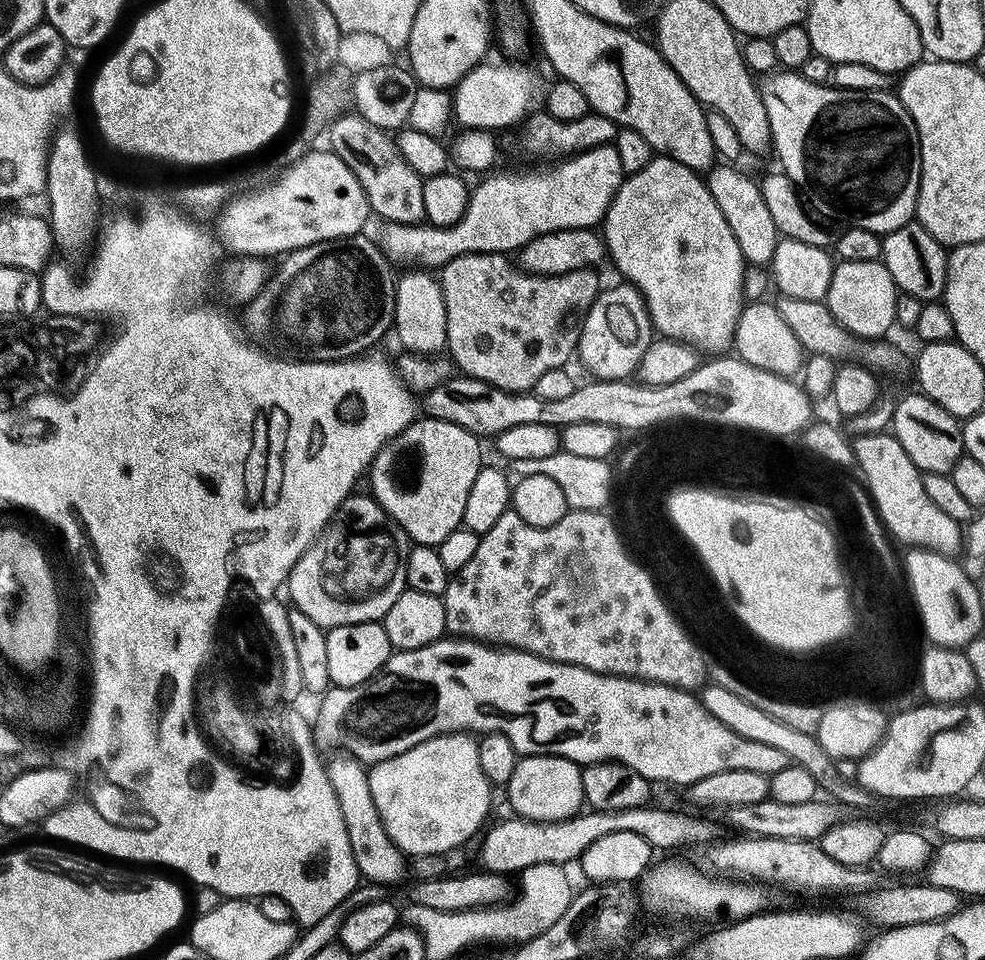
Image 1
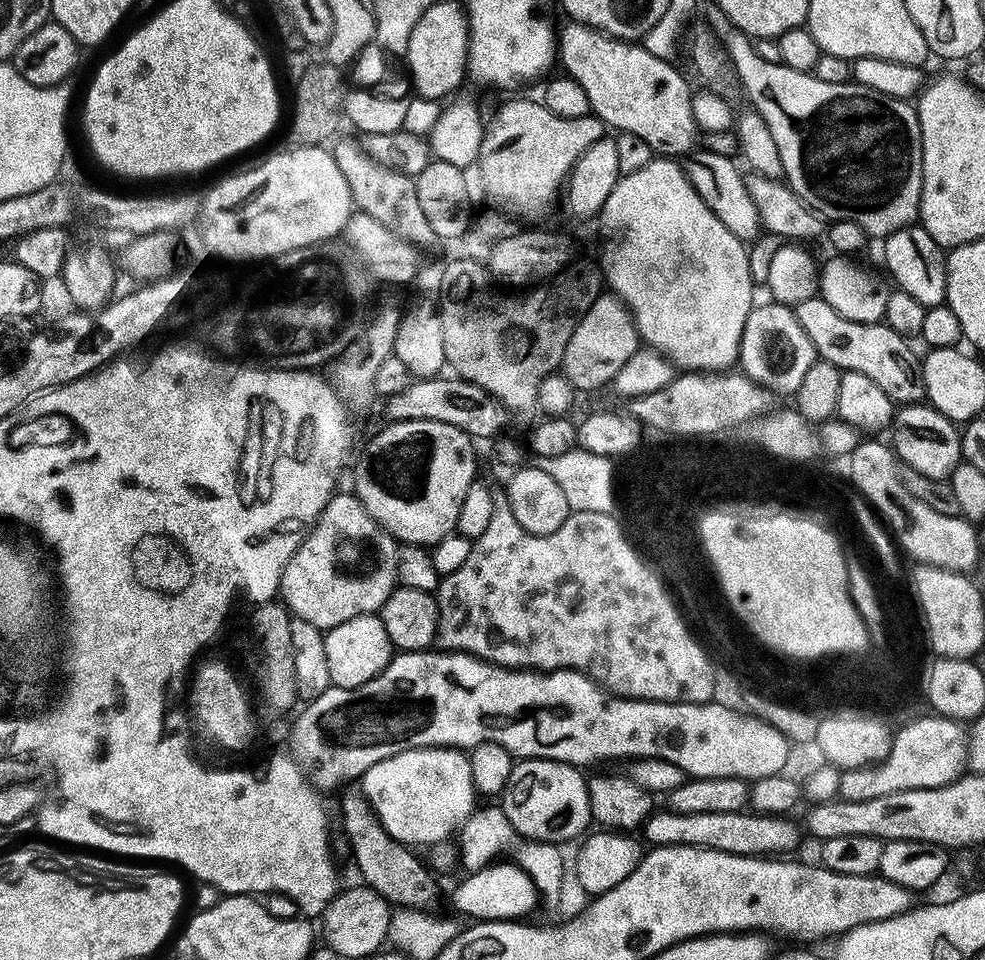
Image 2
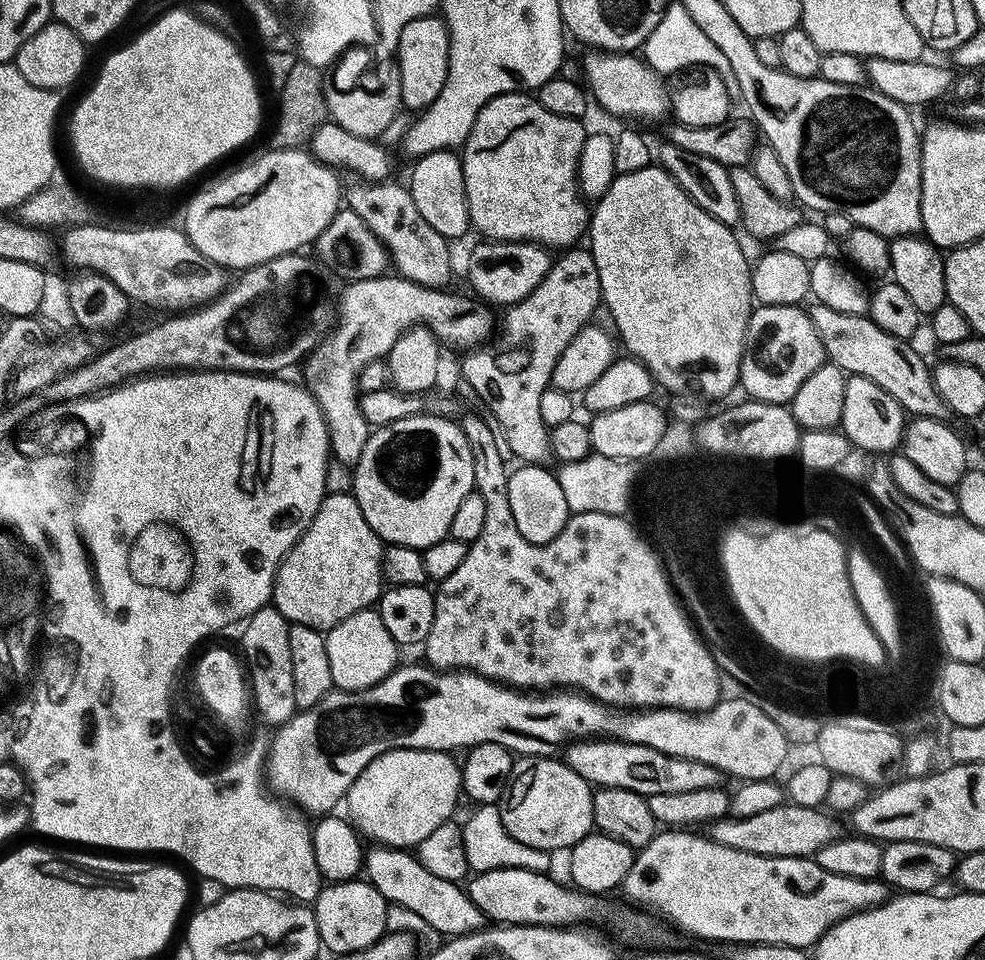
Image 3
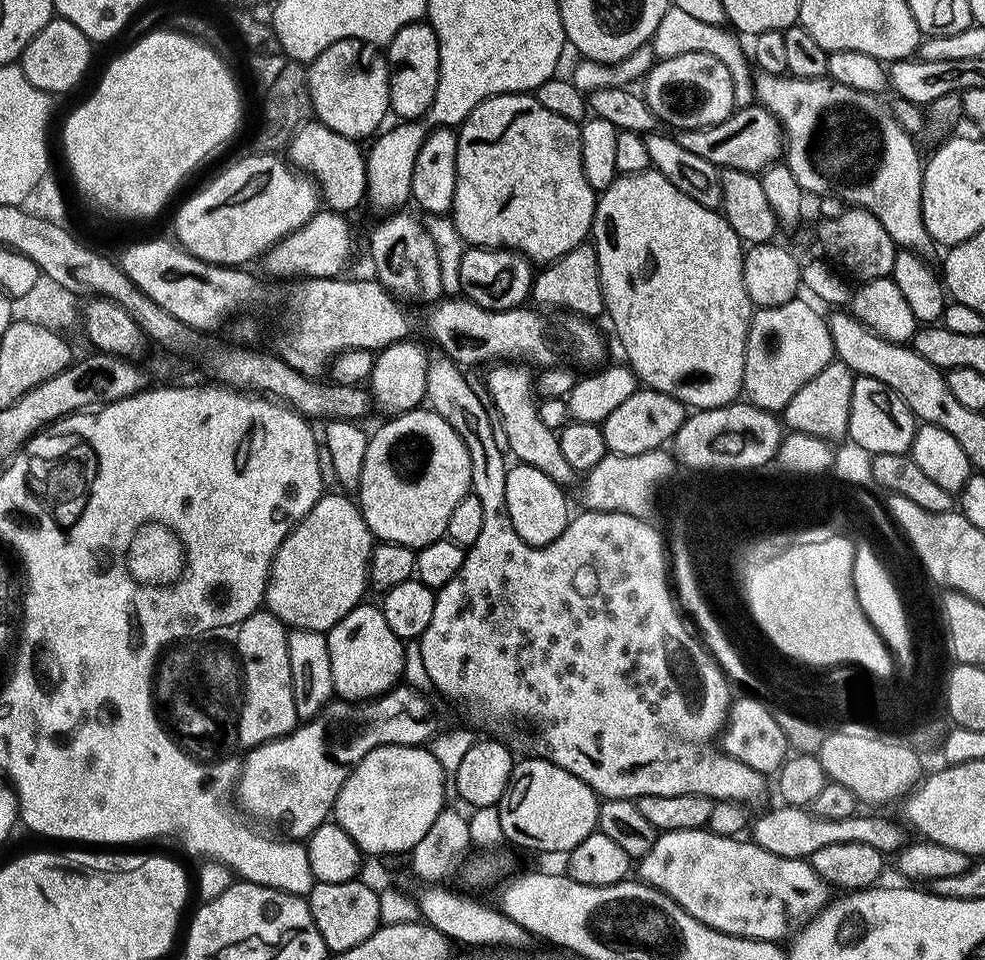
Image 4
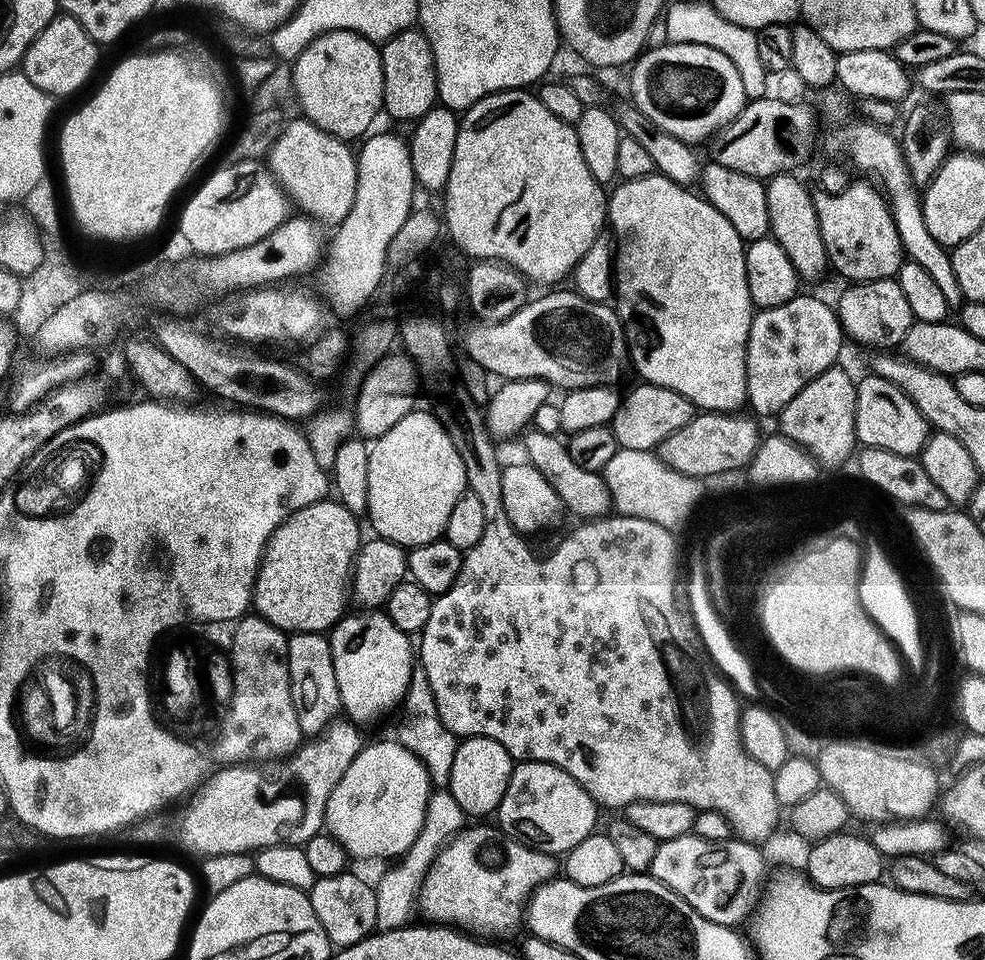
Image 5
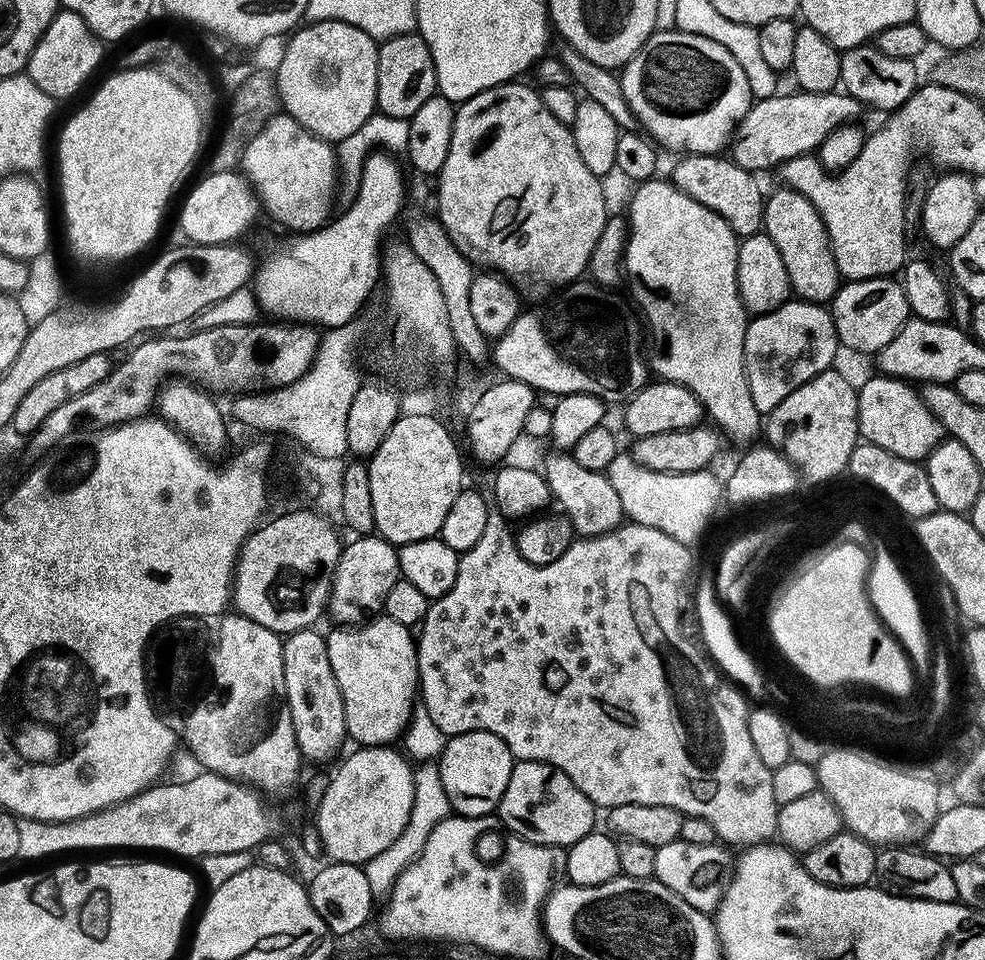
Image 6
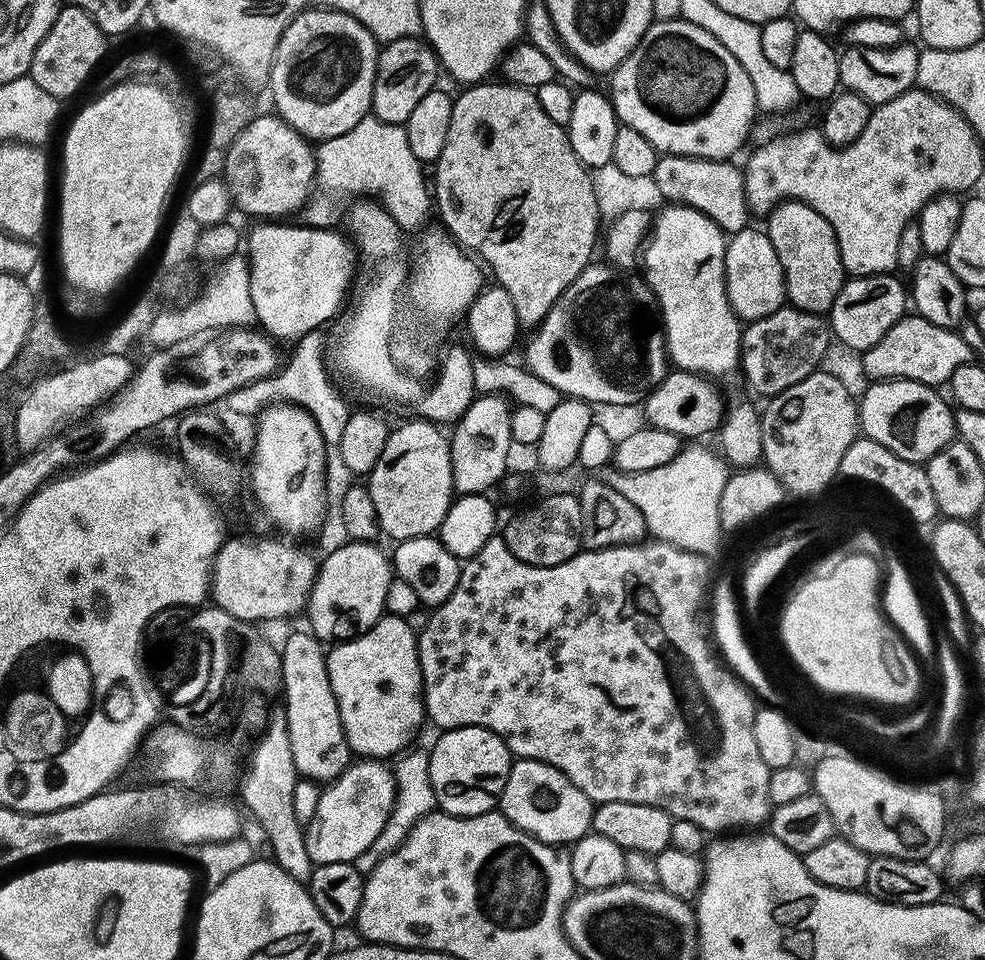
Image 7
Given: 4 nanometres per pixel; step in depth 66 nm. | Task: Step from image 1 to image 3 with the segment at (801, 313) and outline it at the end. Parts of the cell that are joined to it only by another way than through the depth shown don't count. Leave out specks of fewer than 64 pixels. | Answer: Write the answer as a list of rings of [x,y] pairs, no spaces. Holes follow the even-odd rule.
[[[817,302],[812,306],[807,309],[807,314],[822,340],[824,355],[831,363],[838,365],[849,376],[861,376],[870,378],[870,382],[878,382],[878,386],[882,386],[890,398],[899,402],[909,417],[949,419],[948,404],[935,388],[933,369],[911,348],[913,345],[909,341],[886,334],[886,330],[882,330],[882,326],[878,326],[866,314],[839,313]]]

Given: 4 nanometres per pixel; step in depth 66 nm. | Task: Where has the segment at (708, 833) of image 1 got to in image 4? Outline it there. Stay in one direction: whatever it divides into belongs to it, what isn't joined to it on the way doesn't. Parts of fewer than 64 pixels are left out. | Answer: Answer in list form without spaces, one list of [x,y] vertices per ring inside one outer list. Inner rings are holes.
[[[779,806],[764,812],[750,824],[750,839],[753,844],[762,846],[762,850],[770,850],[770,854],[778,854],[786,858],[811,858],[814,850],[822,850],[822,846],[834,846],[834,842],[866,842],[866,846],[874,846],[874,850],[885,854],[895,854],[903,850],[909,843],[910,836],[904,833],[905,825],[882,816],[863,816],[857,814],[850,818],[822,818],[807,807]]]

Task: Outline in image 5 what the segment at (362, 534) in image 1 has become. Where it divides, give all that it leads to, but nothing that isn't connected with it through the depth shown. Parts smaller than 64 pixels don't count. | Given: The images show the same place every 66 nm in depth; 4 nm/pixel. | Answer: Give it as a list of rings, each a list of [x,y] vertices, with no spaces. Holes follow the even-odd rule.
[[[335,498],[319,500],[289,514],[264,545],[264,555],[260,557],[260,568],[252,587],[251,607],[255,615],[266,618],[266,622],[278,626],[285,634],[327,633],[345,615],[344,603],[350,600],[352,563],[356,561],[356,551],[362,543],[360,523],[356,515]]]

